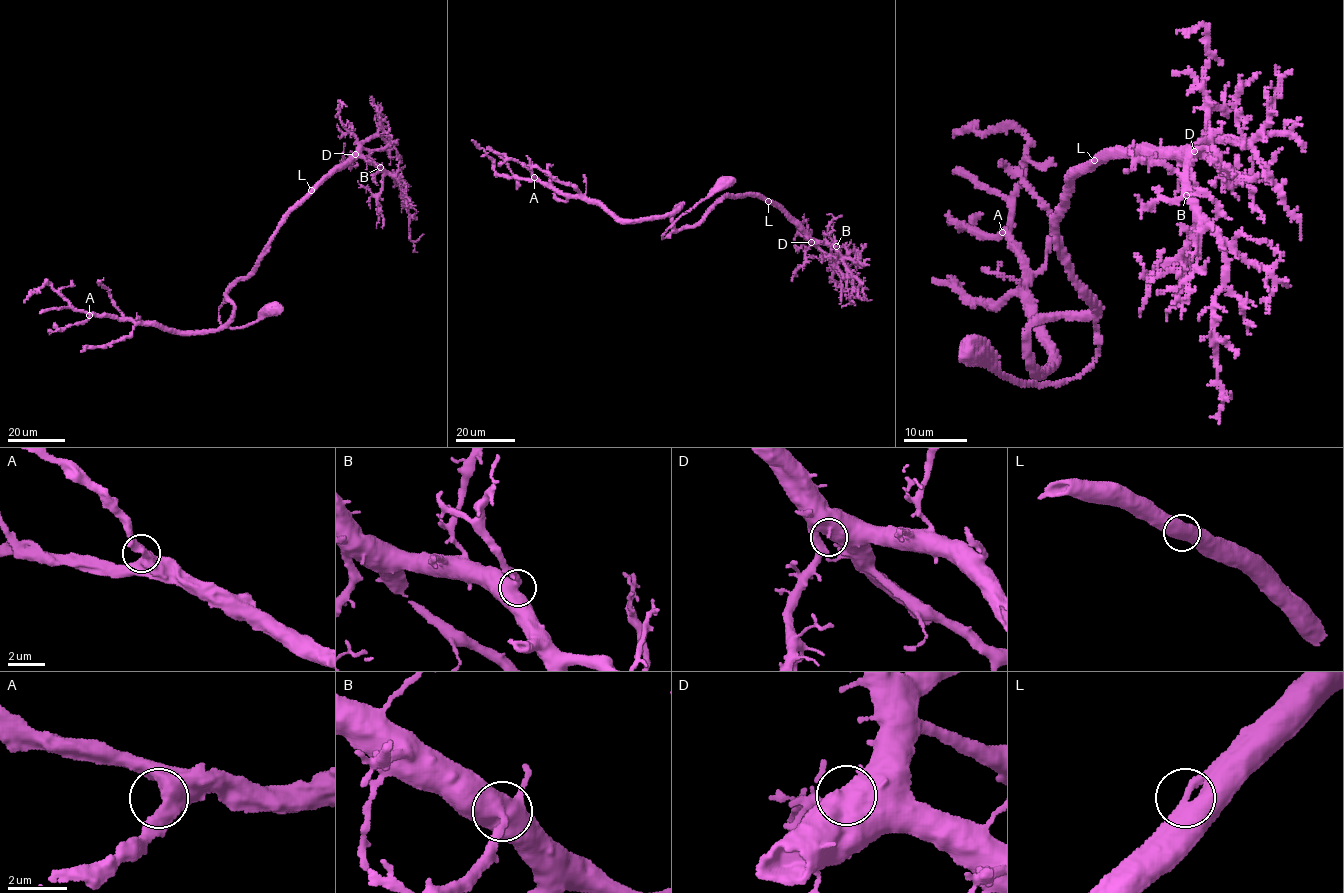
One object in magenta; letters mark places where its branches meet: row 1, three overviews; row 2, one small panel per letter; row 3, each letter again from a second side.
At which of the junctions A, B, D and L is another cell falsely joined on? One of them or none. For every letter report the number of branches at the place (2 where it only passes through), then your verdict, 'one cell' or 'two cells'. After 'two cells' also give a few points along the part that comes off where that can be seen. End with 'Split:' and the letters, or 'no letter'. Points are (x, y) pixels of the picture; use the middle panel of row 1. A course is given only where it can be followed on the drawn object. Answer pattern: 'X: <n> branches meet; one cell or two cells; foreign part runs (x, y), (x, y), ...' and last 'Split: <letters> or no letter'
A: 2 branches meet; one cell
B: 2 branches meet; one cell
D: 1 branches meet; one cell
L: 1 branches meet; one cell
Split: no letter

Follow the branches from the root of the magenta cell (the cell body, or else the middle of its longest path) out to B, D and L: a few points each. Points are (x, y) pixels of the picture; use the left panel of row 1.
B: (271, 309), (240, 327), (219, 320), (228, 290), (249, 274), (278, 223), (321, 180), (359, 158), (380, 167)
D: (271, 309), (240, 327), (226, 326), (219, 320), (225, 295), (252, 271), (278, 223), (321, 180), (355, 154)
L: (271, 309), (240, 327), (226, 326), (219, 320), (219, 308), (228, 290), (252, 271), (278, 223), (311, 189)

